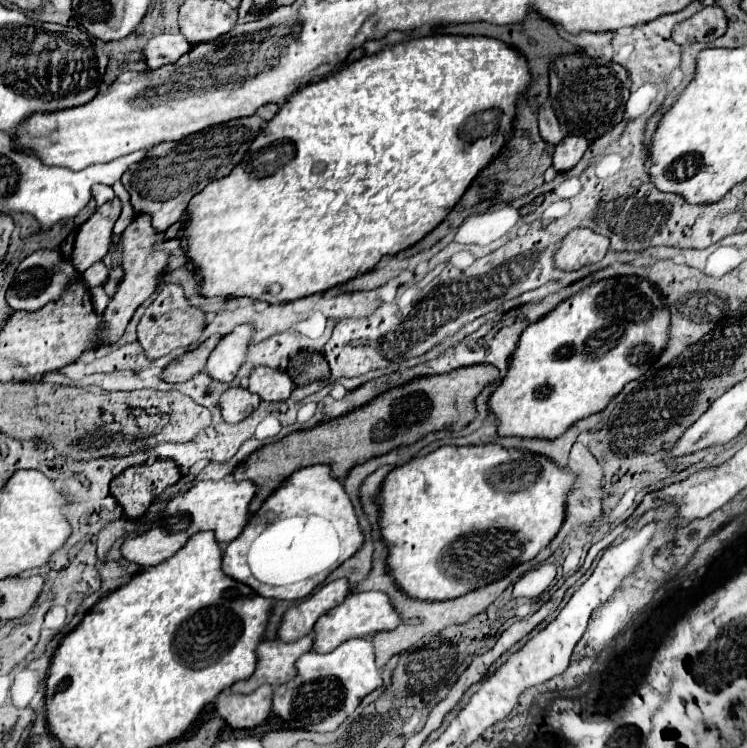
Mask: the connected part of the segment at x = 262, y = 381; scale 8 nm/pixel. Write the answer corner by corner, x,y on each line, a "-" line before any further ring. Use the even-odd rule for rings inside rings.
256,366
250,372
248,390
258,394
266,402
288,400
292,390
294,390
294,382
282,370
274,370
268,366

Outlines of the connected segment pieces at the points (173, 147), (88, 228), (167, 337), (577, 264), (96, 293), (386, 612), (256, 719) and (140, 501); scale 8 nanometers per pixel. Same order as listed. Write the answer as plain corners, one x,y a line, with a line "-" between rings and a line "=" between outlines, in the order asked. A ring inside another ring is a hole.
254,114
248,118
232,120
228,124
212,126
178,142
162,142
152,146
148,150
148,156
140,164
128,168
128,172
120,180
130,194
134,214
150,214
156,232
166,232
184,216
184,210
192,196
202,192
212,180
230,174
232,168
240,164
252,140
264,126
266,120
=
118,198
112,202
106,202
100,206
80,228
74,238
74,250
72,250
72,264
76,272
84,272
94,262
102,260
110,248
112,240
112,228
118,220
122,210
122,204
=
166,284
162,288
162,292
158,294
158,298
146,308
146,314
142,316
142,320
138,324
138,340
140,340
142,348
146,350
146,356
154,360
154,358
162,358
162,356
170,354
176,348
194,344
200,338
204,326
206,326
204,312
200,312
198,308
192,308
188,304
180,286
=
588,228
572,230
556,252
556,266
562,270
580,270
582,266
596,264
608,252
610,240
=
96,286
96,288
92,288
92,302
94,302
94,308
96,308
98,318
102,318
102,312
106,308
106,304
110,302
110,296
104,292
102,286
=
352,592
346,596
342,604
326,612
316,624
314,624
314,646
312,650
326,654
332,652
336,646
350,638
366,638
370,634
392,630
400,624
400,614
392,608
388,596
384,592
=
260,686
250,694
232,694
230,690
220,692
214,700
214,710
218,716
234,730
238,728
254,728
262,724
272,706
272,686
=
156,460
154,464
140,464
126,468
110,484
112,496
122,504
128,518
142,516
152,500
168,486
180,480
180,468
174,460

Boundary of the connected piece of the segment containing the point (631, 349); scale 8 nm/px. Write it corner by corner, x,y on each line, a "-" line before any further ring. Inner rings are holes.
616,276
594,282
558,304
536,324
528,324
508,362
508,374
492,390
488,406
498,422
498,436
554,440
574,422
602,412
608,402
632,380
640,378
668,342
670,314
664,296
650,282
636,276

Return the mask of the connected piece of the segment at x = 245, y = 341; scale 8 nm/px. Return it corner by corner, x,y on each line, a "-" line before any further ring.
242,324
234,328
228,336
224,336
216,350
208,356
208,362
204,366
204,372
218,382
232,382
242,360
246,358
246,350
250,346
252,326

